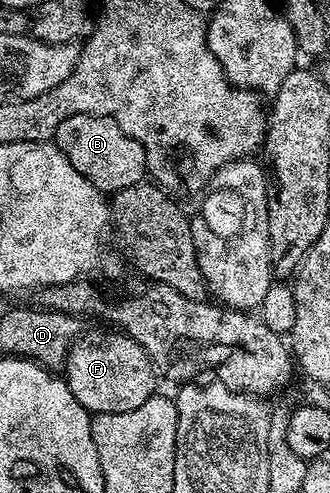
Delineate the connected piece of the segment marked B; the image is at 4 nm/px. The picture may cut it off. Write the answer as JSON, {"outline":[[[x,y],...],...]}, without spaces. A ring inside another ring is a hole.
{"outline":[[[72,115],[56,127],[53,144],[58,150],[92,183],[107,195],[113,195],[133,185],[143,184],[146,172],[146,152],[144,147],[132,135],[128,135],[113,117],[96,115]]]}

